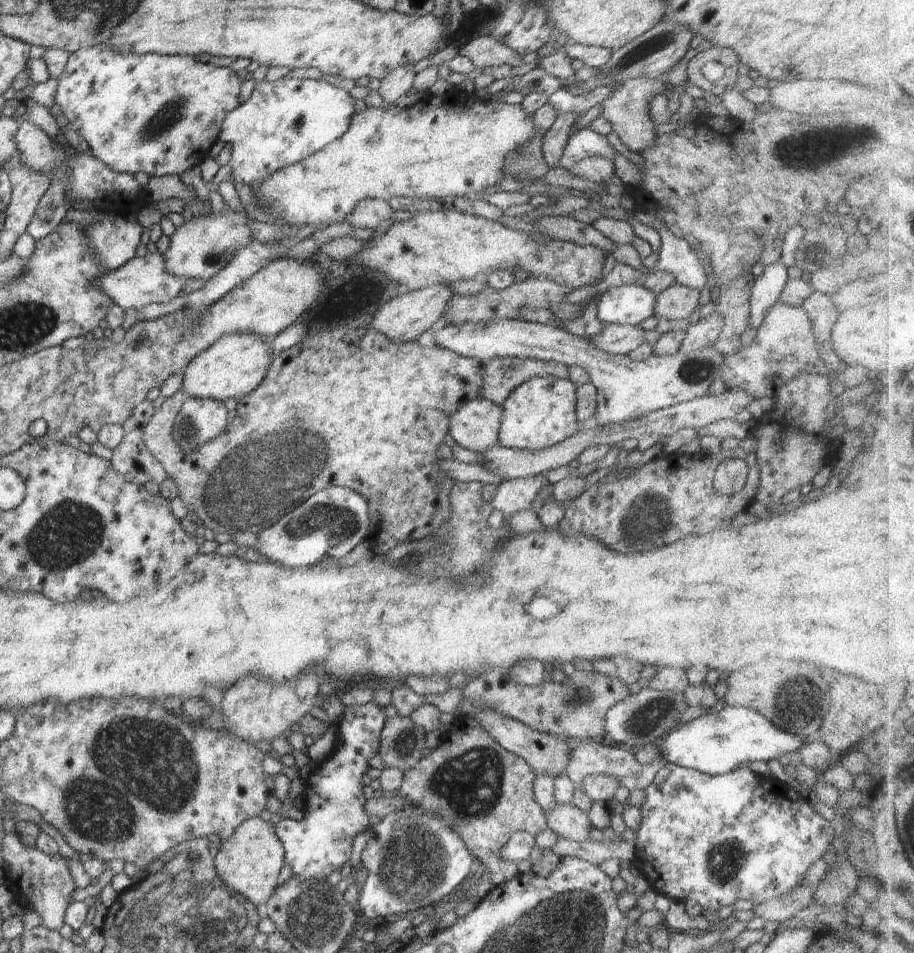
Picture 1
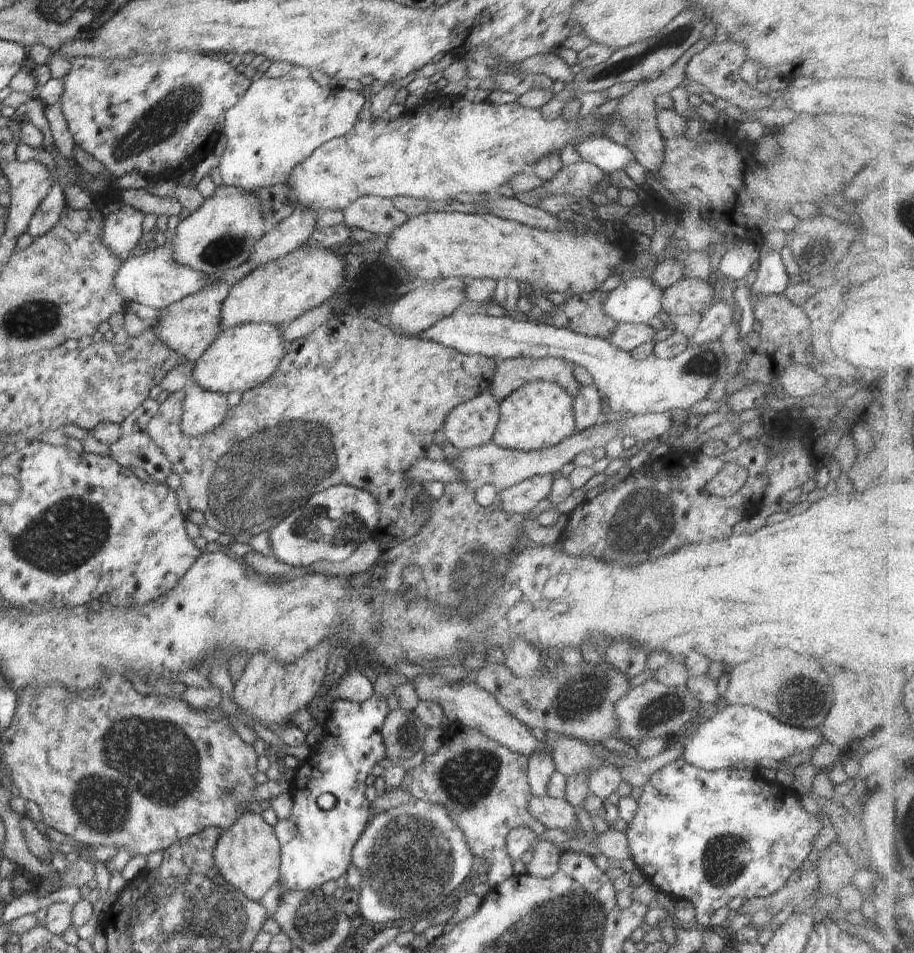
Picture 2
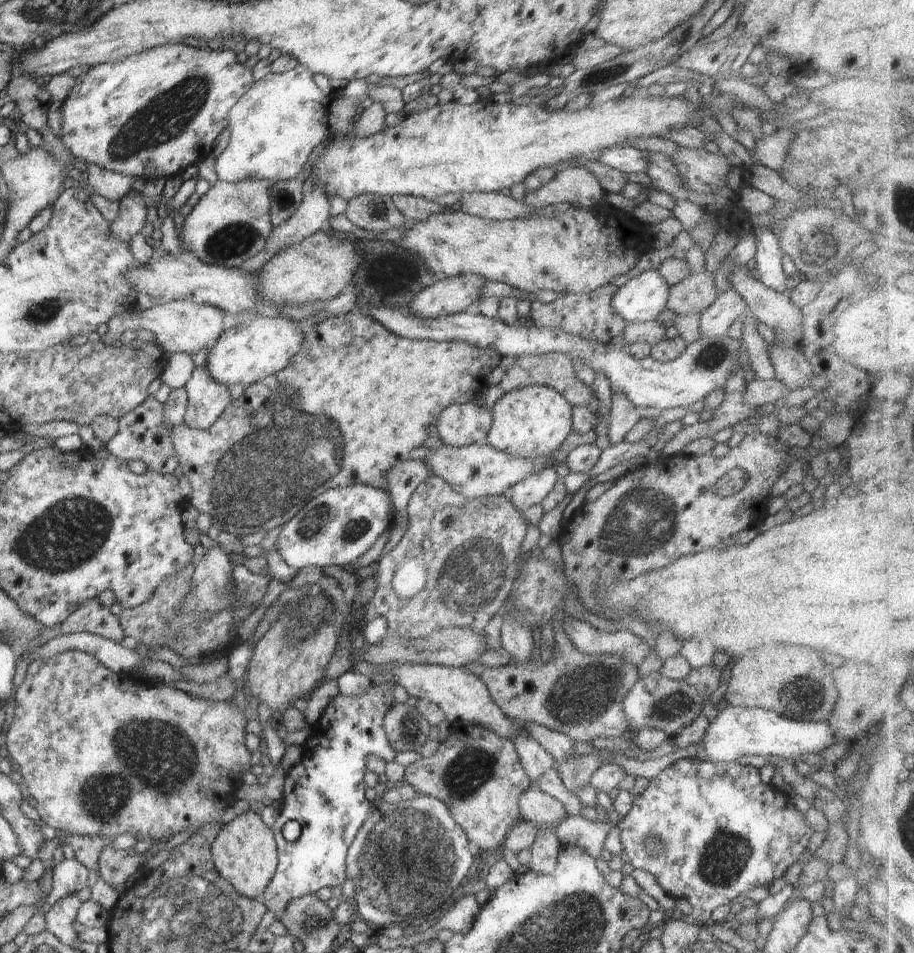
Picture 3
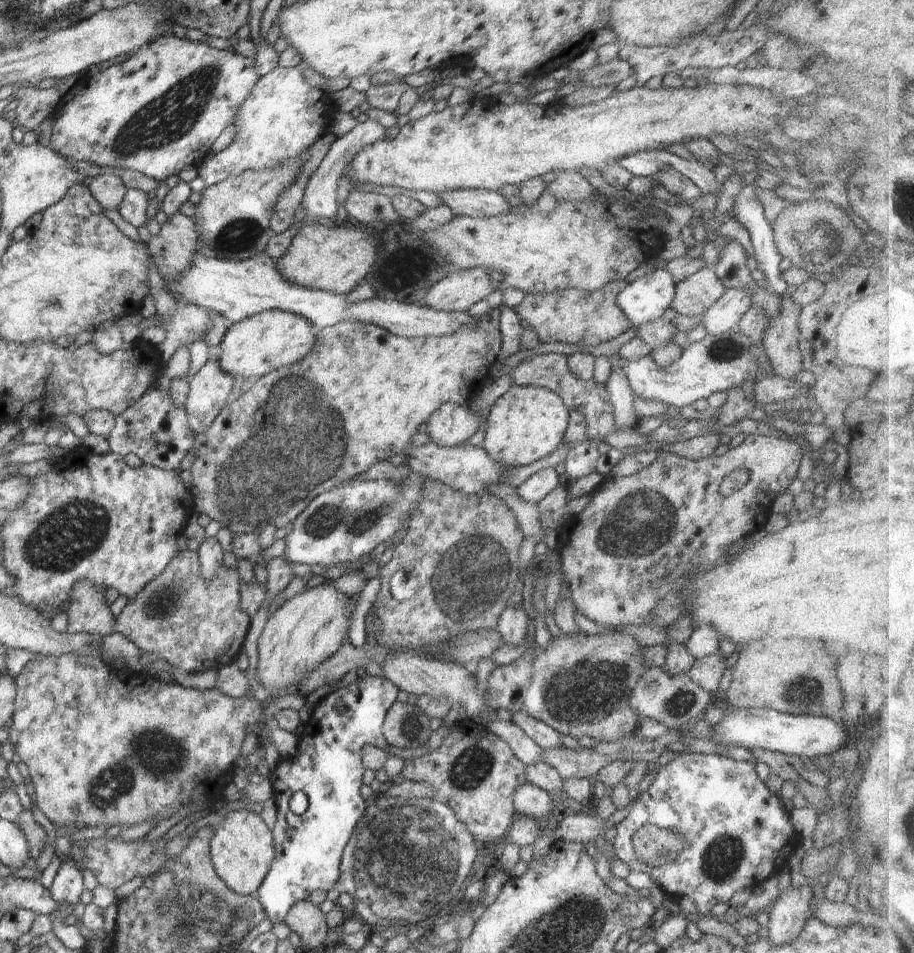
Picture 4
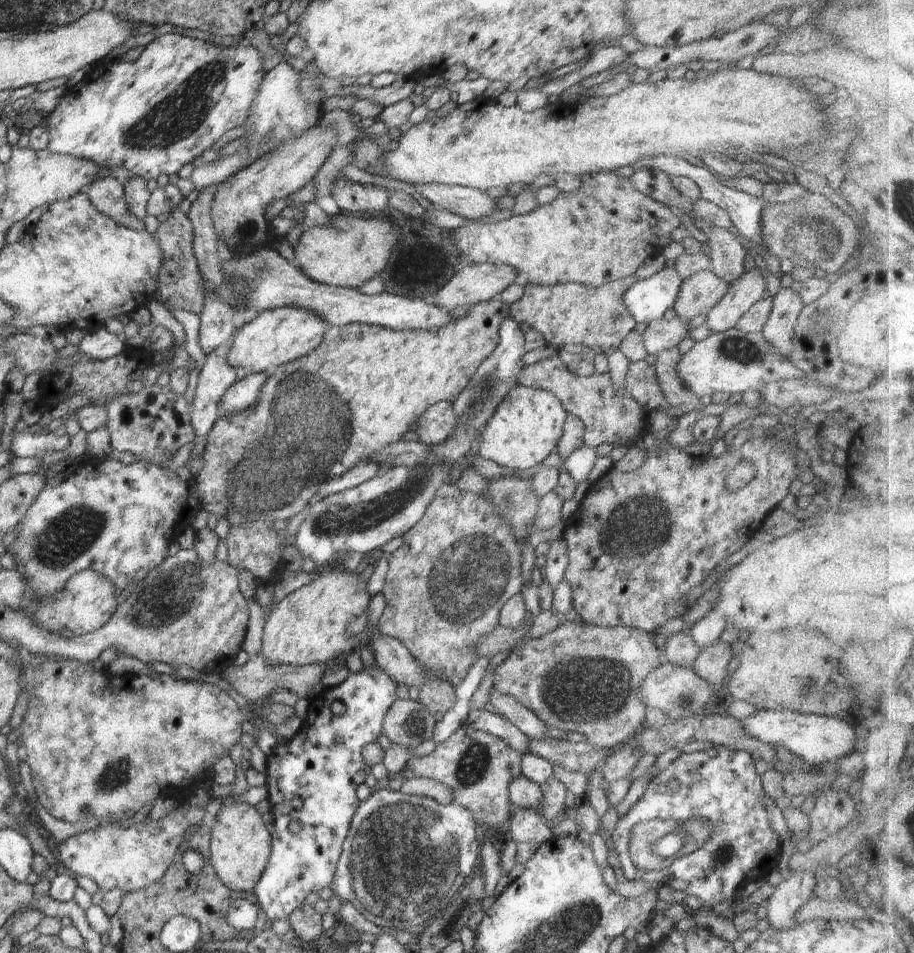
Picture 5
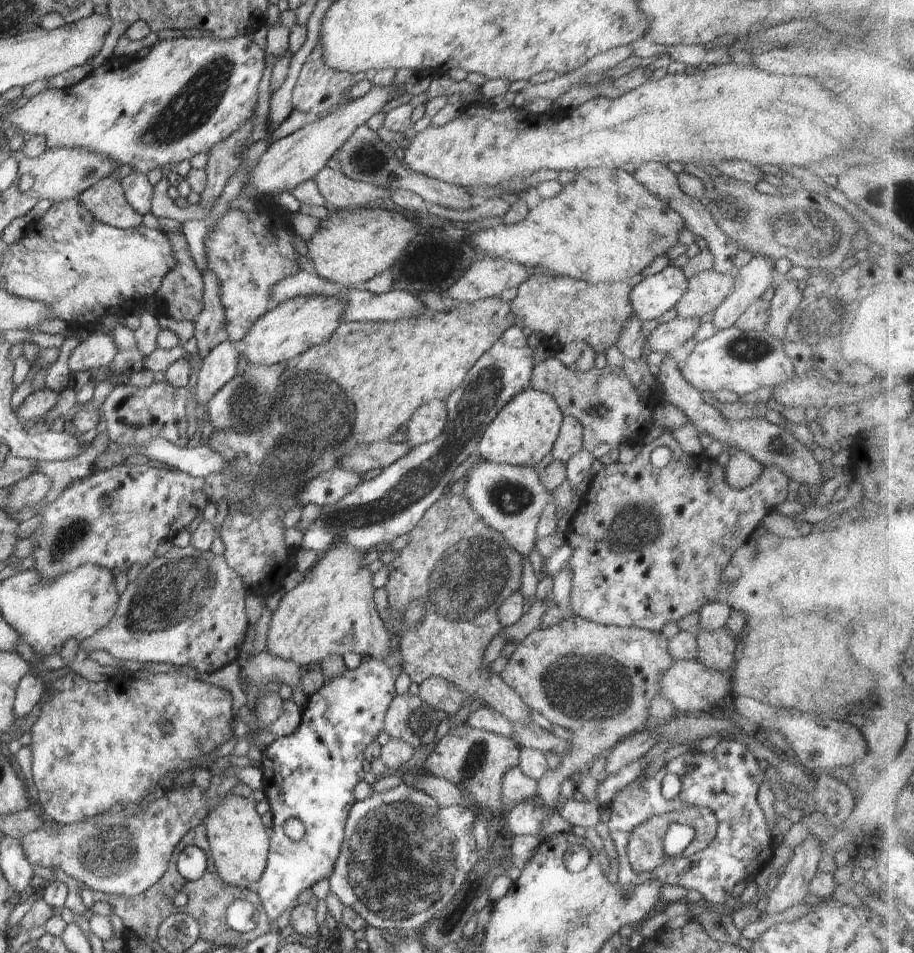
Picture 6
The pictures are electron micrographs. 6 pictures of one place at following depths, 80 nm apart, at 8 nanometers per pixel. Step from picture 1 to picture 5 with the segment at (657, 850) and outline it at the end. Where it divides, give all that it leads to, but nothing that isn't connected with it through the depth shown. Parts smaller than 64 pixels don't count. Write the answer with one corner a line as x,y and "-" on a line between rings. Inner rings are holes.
718,745
707,751
682,753
664,771
651,779
644,794
629,808
629,811
620,817
615,828
611,831
615,852
620,859
620,866
628,880
642,879
648,882
670,885
674,890
685,892
687,895
700,898
703,909
711,910
716,904
728,900
732,894
751,881
766,879
775,868
778,868
781,858
781,842
778,835
770,828
768,813
763,805
761,776
754,767
755,760
748,751
741,751
-
669,780
678,780
678,790
674,793
666,791
-
691,818
705,818
711,822
713,831
710,840
697,851
688,856
676,859
670,866
660,871
641,871
637,869
630,858
629,842
632,827
642,821
652,819
674,819
685,821

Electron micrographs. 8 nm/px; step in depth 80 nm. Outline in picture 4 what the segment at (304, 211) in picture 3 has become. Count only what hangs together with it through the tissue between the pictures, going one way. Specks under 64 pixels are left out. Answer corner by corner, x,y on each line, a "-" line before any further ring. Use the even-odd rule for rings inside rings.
368,118
366,122
358,123
348,134
337,138
332,143
329,153
322,160
321,165
310,175
305,186
302,202
306,211
305,225
318,225
319,223
316,220
319,218
334,219
336,217
339,207
336,201
338,180
340,180
340,177
345,176
349,164
359,152
362,152
367,146
372,146
386,138
385,134
386,129
379,122

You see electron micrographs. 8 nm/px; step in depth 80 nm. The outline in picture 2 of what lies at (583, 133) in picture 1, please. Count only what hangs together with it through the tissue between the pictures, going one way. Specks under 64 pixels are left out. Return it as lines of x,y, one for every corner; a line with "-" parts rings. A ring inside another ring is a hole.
606,136
592,137
576,144
575,148
587,163
600,167
606,174
624,170
635,156
632,151

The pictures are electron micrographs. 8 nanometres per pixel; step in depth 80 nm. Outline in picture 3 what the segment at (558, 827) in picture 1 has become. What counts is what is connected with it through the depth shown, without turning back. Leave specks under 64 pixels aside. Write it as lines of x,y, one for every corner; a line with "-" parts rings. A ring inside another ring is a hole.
530,786
519,796
522,818
538,826
556,826
568,817
562,803
541,788

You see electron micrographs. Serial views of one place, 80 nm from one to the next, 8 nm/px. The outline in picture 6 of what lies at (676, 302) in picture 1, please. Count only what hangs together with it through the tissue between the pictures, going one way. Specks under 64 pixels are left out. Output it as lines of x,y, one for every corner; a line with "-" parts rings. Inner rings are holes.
713,268
688,279
688,286
675,308
682,318
701,318
712,312
732,292
733,274
719,273

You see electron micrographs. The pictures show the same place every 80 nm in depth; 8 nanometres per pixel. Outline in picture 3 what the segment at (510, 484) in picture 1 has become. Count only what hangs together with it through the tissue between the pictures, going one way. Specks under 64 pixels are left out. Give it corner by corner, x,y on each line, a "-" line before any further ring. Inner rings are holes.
544,467
511,485
506,496
513,507
522,513
534,504
540,504
550,494
558,477
555,467

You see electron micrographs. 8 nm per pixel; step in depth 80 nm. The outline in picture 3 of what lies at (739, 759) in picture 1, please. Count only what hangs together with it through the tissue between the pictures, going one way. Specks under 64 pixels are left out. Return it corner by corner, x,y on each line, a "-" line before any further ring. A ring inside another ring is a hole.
729,705
710,722
706,738
699,743
697,756
713,763
738,762
740,756
781,756
782,760
796,760
802,754
816,754
838,742
828,720
797,721
773,710
760,707
733,707

